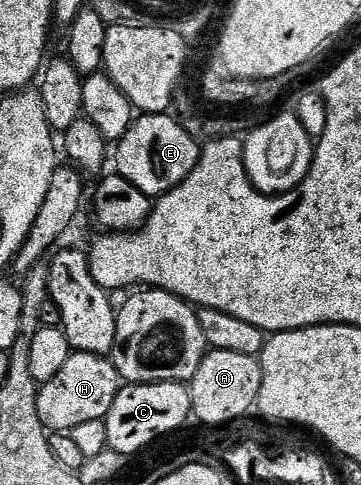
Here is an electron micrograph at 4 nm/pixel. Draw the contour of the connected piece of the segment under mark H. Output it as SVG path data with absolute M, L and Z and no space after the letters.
M70 351L63 370L51 378L51 382L40 385L37 389L39 418L50 433L72 433L75 426L82 422L104 420L115 402L118 392L123 387L121 375L115 370L109 356L96 356L86 352Z

